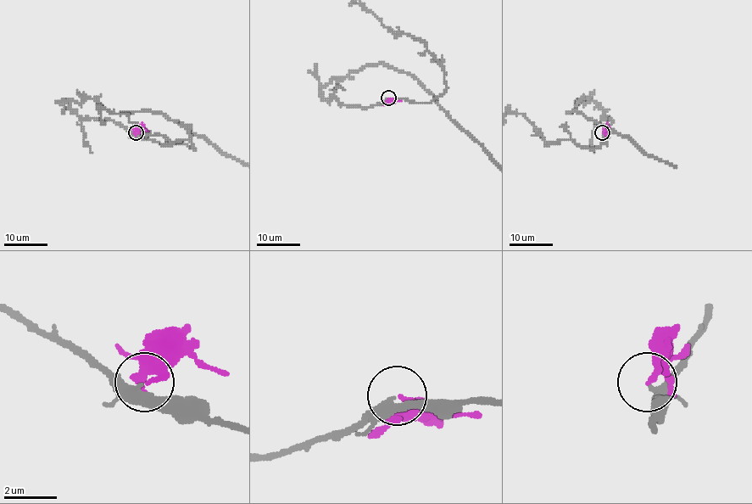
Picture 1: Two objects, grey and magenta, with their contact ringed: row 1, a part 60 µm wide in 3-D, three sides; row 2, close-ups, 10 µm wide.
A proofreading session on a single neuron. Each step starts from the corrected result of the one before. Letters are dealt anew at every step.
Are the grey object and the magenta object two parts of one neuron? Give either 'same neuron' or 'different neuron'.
different neuron

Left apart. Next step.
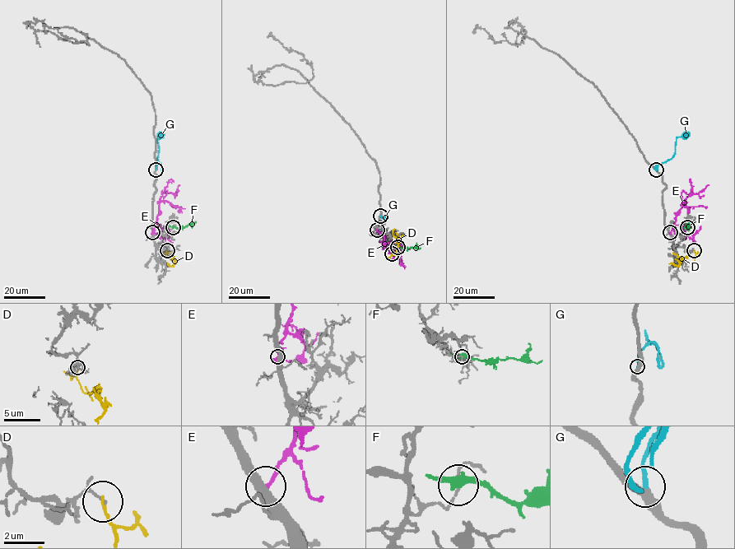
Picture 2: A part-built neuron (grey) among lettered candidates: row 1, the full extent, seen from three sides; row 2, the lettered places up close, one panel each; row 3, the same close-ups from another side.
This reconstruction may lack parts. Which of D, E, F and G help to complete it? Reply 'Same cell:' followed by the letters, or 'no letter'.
Same cell: G

